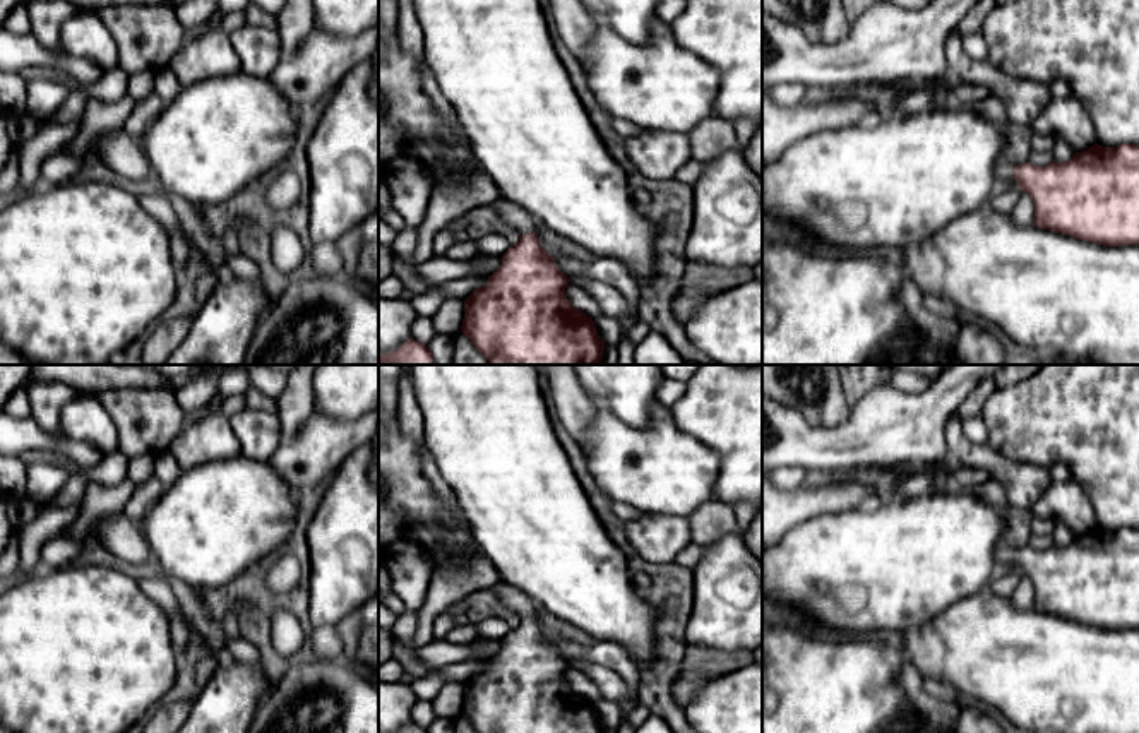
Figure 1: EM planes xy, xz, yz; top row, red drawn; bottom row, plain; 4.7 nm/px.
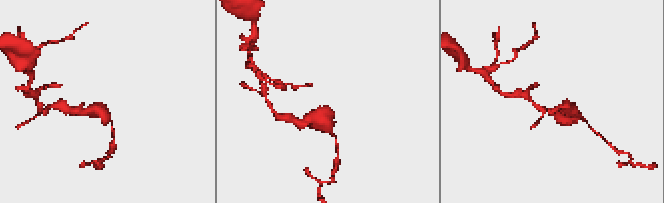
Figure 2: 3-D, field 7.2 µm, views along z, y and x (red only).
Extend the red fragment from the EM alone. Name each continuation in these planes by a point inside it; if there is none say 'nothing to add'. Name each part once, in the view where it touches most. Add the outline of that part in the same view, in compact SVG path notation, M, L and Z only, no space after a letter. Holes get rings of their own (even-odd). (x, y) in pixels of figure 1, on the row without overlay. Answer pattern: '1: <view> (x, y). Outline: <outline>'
1: xz (512, 598). Outline: M500 581L488 591L519 618L534 617L538 605L521 589Z

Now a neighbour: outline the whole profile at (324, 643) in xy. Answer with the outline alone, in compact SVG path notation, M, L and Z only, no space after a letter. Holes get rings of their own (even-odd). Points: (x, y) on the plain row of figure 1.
M322 625L313 629L305 653L319 659L343 659L344 647L341 637L336 632L336 627Z

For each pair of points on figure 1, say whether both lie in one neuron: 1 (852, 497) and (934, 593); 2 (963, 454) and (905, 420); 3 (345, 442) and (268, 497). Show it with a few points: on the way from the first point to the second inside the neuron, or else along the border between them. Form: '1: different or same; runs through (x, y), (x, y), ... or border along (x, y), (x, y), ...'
1: different; border along (862, 506), (821, 516)
2: different; border along (956, 411), (946, 427), (949, 461)
3: different; border along (268, 463), (297, 492)

